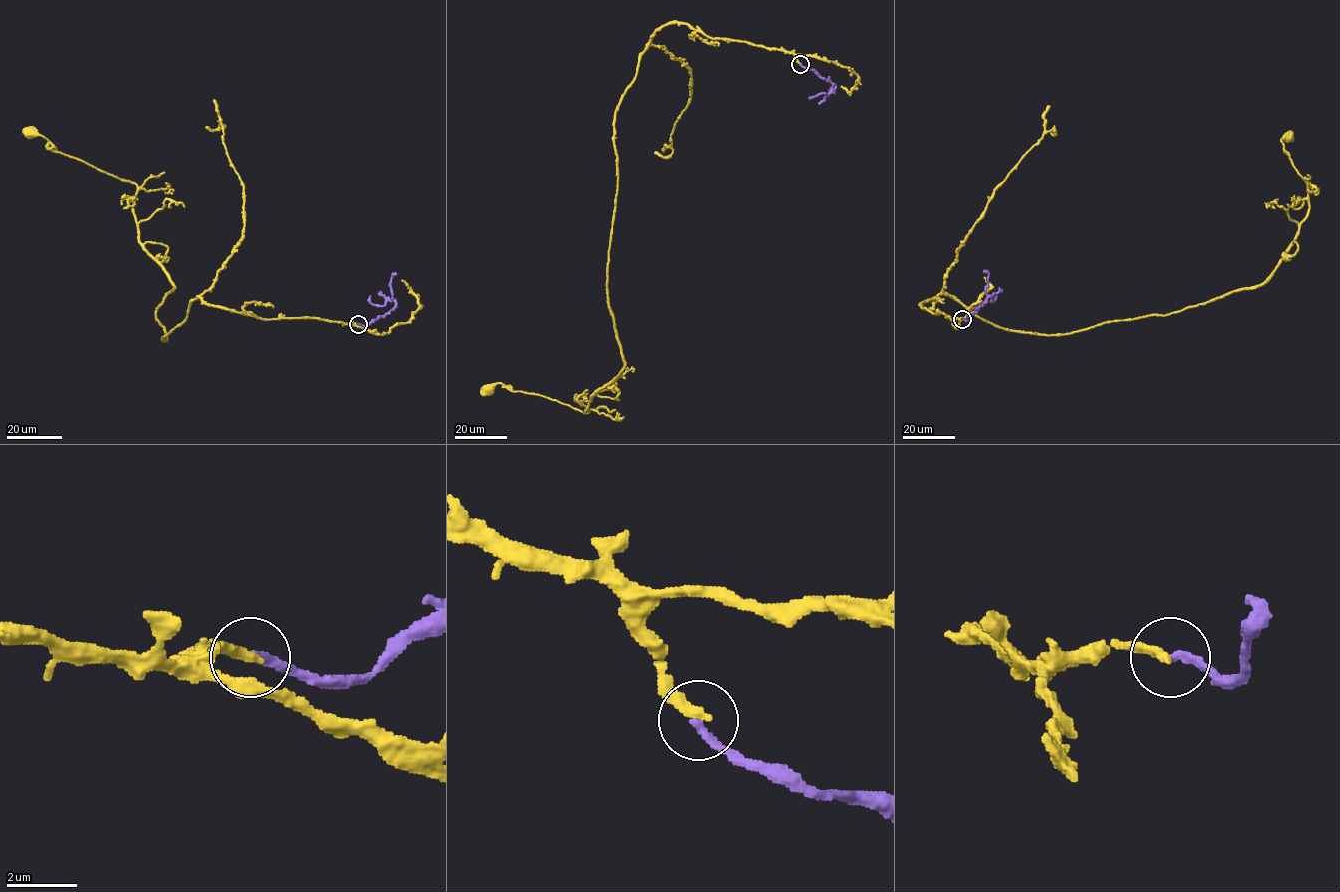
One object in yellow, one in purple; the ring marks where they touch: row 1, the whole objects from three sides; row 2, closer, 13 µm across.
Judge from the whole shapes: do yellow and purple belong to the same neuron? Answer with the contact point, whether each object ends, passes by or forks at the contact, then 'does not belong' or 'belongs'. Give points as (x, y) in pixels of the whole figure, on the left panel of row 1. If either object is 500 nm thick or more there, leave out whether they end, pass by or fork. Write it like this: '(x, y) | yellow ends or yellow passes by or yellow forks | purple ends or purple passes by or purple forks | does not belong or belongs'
(358, 324) | yellow ends | purple ends | belongs

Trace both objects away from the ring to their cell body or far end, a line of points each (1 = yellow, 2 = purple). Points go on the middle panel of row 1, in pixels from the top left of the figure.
1: (800, 63), (685, 24), (657, 30), (615, 112), (607, 290), (624, 367), (587, 412), (488, 389)
2: (800, 63), (834, 86), (827, 94), (811, 97)

